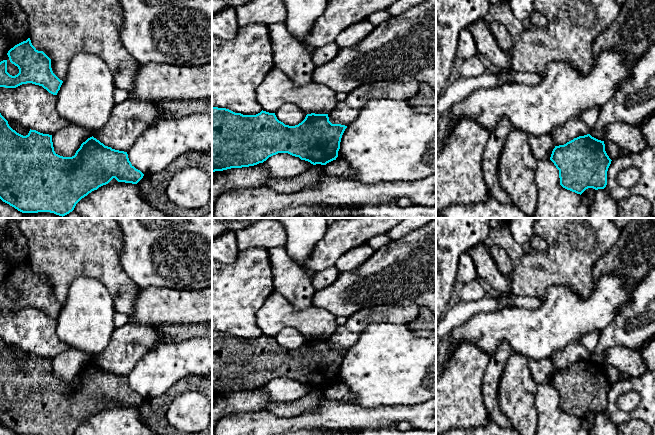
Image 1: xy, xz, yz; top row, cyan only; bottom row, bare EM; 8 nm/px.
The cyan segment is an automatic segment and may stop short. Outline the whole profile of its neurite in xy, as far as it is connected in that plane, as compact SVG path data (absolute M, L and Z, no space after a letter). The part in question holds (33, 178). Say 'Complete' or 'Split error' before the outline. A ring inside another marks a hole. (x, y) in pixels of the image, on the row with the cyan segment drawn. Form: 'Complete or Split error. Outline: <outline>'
Complete. Outline: M0 113L0 199L22 213L50 212L65 216L89 193L108 184L113 178L118 182L137 184L144 174L129 161L127 152L105 146L93 136L83 142L72 157L55 153L52 135L31 130L23 136L13 130Z

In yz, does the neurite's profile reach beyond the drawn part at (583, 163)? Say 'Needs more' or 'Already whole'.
Already whole

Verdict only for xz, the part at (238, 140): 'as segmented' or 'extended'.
as segmented

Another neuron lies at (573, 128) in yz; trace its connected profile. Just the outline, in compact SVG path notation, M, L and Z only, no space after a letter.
M581 117L569 119L566 123L553 127L550 134L555 146L564 145L567 142L590 133L590 128Z

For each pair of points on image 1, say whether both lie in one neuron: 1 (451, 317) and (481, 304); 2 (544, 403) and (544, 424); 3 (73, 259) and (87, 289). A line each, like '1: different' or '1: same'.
1: same
2: same
3: different

